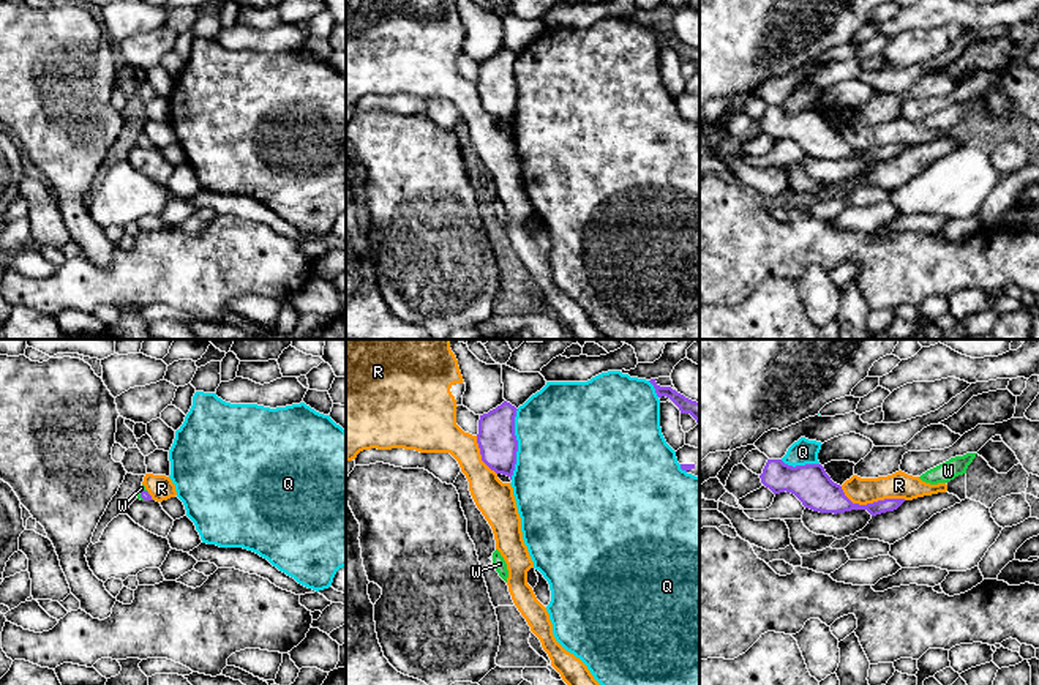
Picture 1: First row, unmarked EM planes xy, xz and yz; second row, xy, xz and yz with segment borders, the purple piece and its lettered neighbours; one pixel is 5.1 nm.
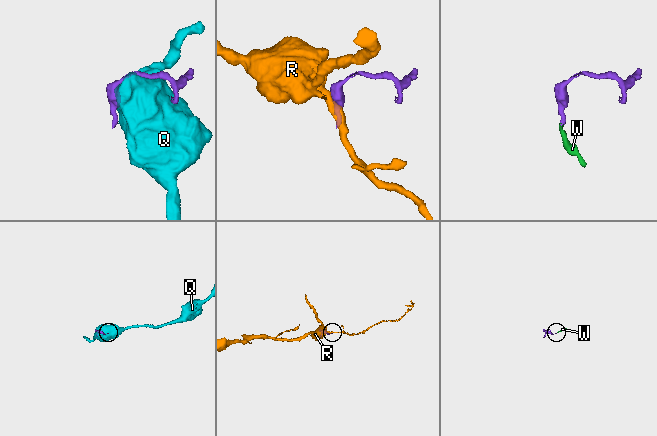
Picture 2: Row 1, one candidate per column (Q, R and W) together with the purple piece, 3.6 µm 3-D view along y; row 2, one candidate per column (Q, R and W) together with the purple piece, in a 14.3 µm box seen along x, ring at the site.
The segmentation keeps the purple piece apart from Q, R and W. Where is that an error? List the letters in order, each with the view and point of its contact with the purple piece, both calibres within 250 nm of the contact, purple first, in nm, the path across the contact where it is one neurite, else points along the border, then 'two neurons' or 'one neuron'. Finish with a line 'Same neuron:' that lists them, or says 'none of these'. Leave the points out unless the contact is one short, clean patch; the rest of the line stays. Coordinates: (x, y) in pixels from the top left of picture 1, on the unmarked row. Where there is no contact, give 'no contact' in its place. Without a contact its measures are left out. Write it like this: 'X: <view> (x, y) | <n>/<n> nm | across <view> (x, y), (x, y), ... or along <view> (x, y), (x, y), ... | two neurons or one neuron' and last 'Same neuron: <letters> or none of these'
Q: xz (517, 90) | 200/500 nm | two neurons
R: yz (872, 150) | 170/140 nm | two neurons
W: xy (141, 141) | 50/30 nm | across xy (144, 141), (141, 141), (142, 134) | one neuron
Same neuron: W

